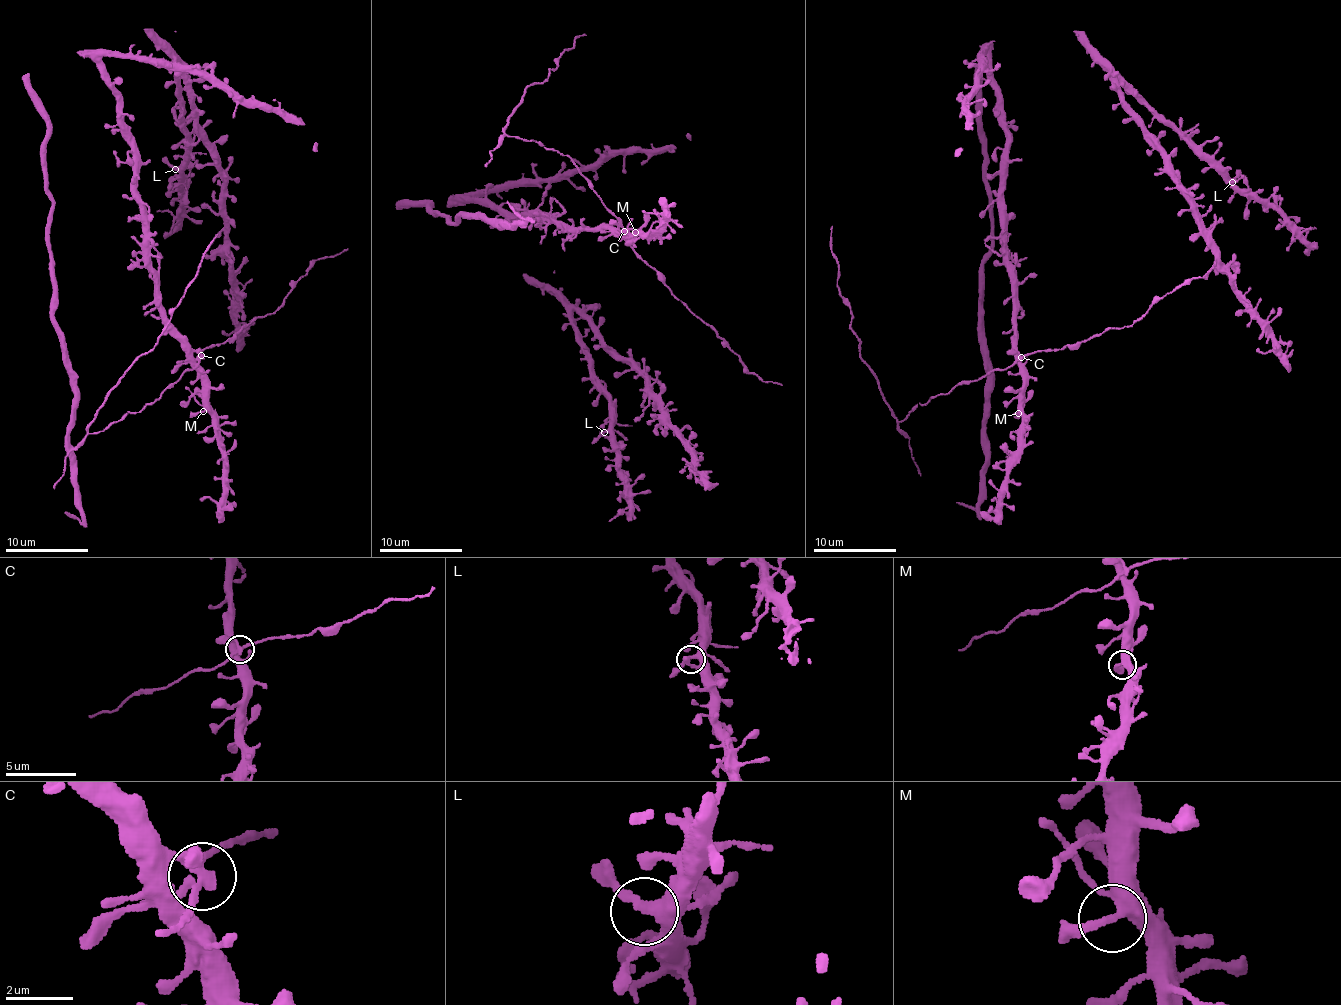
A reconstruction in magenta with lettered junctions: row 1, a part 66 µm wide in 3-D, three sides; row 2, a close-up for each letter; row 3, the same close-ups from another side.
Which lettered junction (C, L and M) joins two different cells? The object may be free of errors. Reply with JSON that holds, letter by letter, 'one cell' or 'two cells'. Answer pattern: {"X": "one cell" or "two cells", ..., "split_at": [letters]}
{"C": "one cell", "L": "one cell", "M": "one cell", "split_at": []}

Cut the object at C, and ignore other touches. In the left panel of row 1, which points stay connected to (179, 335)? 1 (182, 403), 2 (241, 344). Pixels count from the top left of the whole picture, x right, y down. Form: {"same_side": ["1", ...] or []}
{"same_side": ["1", "2"]}

